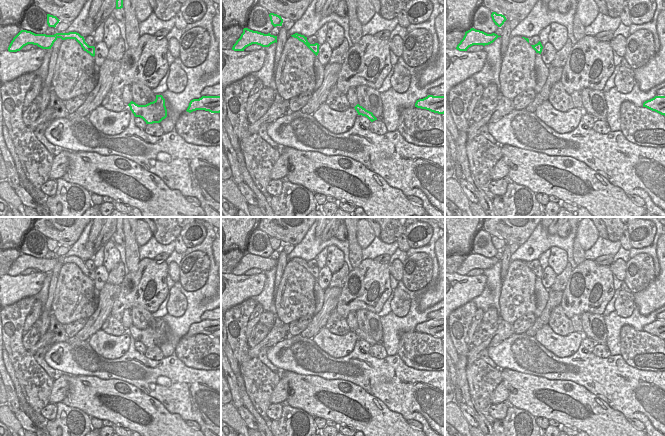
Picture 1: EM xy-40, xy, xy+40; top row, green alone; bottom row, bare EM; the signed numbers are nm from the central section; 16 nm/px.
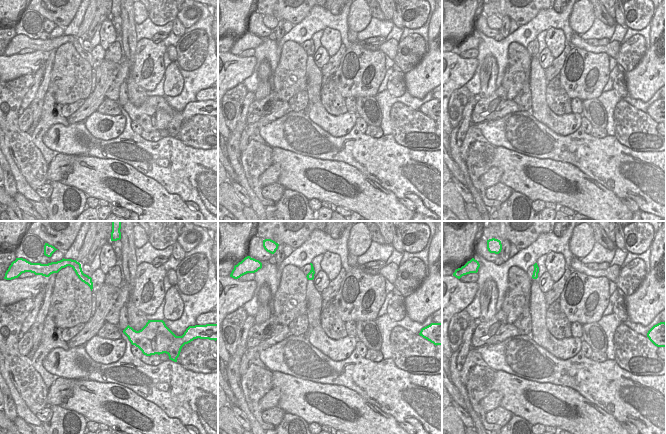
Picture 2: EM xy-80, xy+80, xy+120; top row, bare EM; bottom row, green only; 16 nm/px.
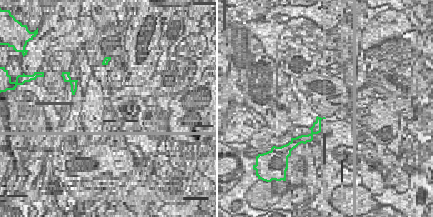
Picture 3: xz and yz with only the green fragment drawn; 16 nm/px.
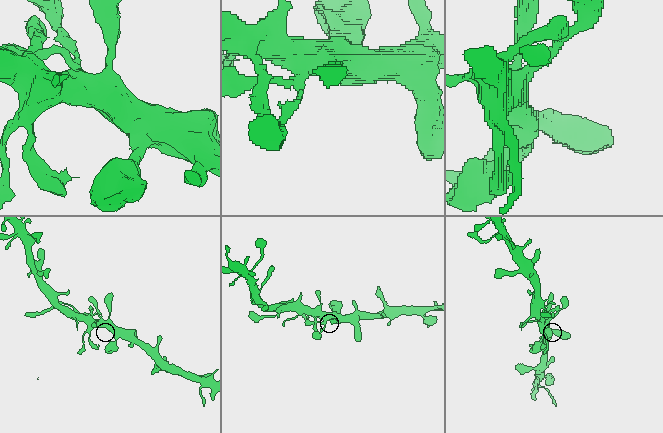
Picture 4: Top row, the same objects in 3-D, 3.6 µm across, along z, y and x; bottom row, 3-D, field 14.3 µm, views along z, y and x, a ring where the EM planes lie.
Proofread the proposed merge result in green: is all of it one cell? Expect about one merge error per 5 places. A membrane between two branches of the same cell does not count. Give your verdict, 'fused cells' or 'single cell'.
single cell

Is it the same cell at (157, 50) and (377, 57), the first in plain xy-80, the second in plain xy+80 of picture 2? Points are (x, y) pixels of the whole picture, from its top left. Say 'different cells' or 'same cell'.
same cell

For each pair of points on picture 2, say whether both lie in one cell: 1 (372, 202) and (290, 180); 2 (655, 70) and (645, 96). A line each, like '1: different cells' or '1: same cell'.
1: same cell
2: same cell

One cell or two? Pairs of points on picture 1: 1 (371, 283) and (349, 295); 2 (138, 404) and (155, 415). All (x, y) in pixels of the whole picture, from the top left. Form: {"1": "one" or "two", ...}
{"1": "one", "2": "one"}

